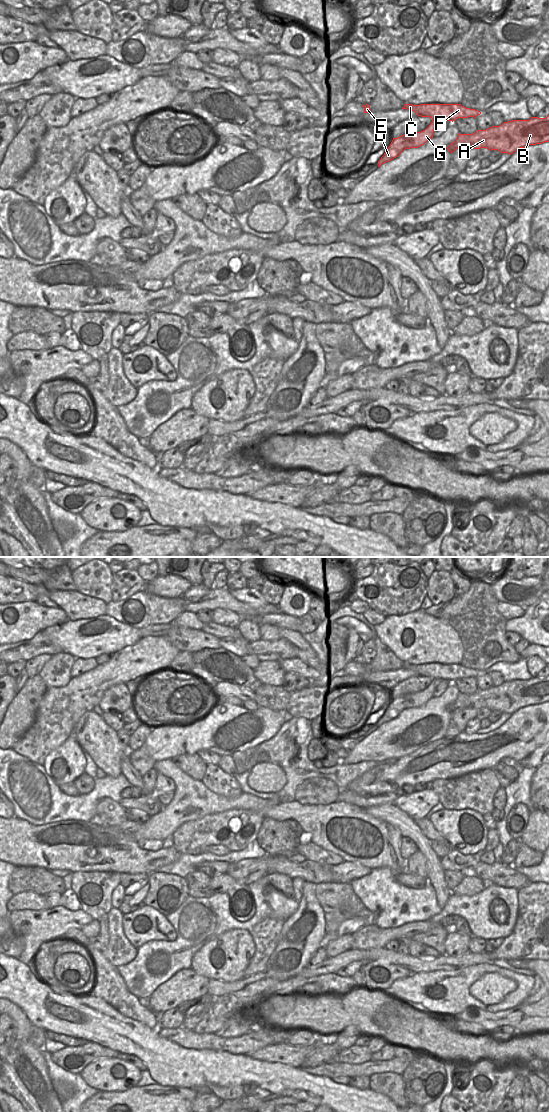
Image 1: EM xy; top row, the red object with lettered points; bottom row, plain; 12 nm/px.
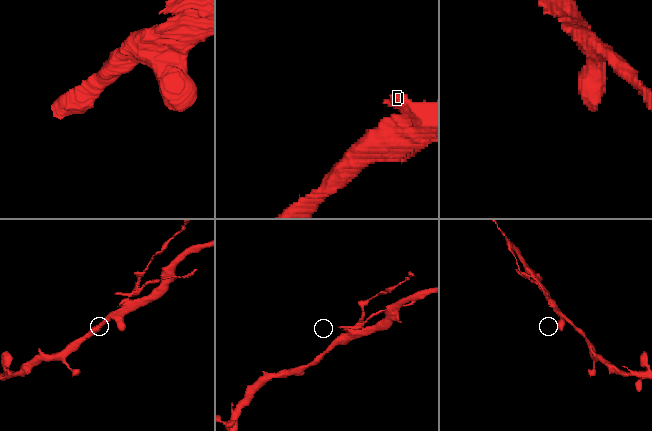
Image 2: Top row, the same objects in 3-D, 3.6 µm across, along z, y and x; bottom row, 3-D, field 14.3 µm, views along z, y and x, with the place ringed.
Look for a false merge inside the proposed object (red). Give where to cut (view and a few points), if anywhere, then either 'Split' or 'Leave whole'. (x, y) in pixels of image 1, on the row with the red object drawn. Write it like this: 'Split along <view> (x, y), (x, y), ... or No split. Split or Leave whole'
Split along xy (433, 118), (441, 119). Split.

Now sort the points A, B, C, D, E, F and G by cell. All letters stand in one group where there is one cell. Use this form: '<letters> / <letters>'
A B D G / C E F

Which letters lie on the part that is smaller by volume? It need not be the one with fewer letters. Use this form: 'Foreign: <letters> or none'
Foreign: C, E, F

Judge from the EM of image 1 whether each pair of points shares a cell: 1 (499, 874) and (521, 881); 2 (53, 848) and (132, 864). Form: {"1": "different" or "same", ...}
{"1": "same", "2": "same"}

